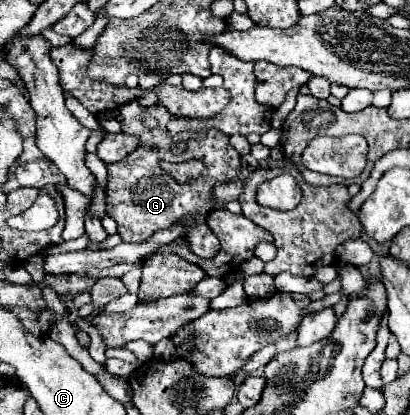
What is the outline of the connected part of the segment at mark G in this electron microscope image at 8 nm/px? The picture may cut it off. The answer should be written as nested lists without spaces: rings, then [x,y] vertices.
[[[208,129],[208,167],[198,179],[178,185],[158,163],[160,155],[154,151],[146,151],[142,155],[132,153],[130,157],[114,165],[106,165],[106,205],[108,215],[118,225],[118,235],[124,243],[144,241],[146,237],[150,237],[150,233],[156,233],[158,229],[170,229],[174,221],[180,221],[184,215],[196,213],[194,217],[202,217],[202,221],[198,221],[198,225],[194,225],[194,229],[190,229],[184,239],[194,255],[212,259],[220,249],[220,241],[206,225],[206,215],[210,213],[210,189],[214,189],[216,183],[234,181],[234,177],[238,177],[242,167],[240,155],[228,143],[228,137],[224,133],[218,133],[218,129]]]

